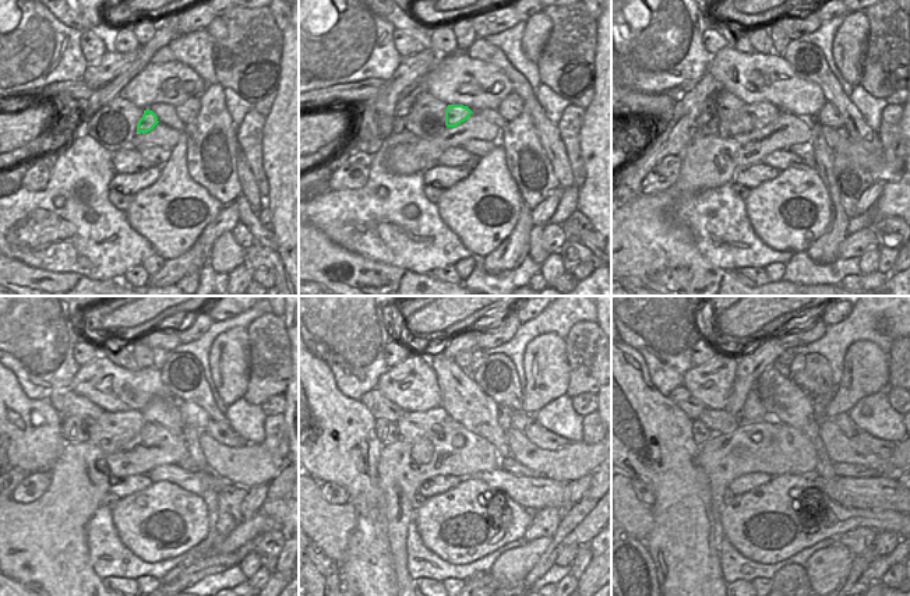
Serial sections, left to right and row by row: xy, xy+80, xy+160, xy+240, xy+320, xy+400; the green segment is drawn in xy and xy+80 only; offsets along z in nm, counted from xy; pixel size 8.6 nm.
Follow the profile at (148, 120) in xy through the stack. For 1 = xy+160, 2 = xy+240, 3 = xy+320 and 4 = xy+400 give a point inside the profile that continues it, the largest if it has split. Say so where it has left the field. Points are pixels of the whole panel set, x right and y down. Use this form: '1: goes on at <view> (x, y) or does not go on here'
1: goes on at xy+160 (748, 117)
2: goes on at xy+240 (112, 430)
3: goes on at xy+320 (413, 425)
4: goes on at xy+400 (720, 422)

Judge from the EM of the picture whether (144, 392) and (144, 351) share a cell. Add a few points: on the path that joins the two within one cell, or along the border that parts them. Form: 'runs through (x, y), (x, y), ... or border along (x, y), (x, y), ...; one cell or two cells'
border along (152, 366), (140, 369); two cells

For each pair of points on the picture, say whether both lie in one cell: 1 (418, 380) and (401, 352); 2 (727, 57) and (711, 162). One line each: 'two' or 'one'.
1: two
2: two

